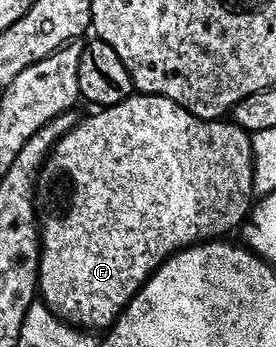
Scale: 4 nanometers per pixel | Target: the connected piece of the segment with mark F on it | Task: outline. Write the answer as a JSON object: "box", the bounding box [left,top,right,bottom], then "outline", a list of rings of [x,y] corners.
{"box":[37,92,254,331],"outline":[[[135,92],[128,99],[115,105],[108,105],[94,111],[91,117],[83,116],[77,125],[72,126],[51,149],[38,174],[37,183],[74,185],[74,205],[66,217],[57,217],[51,221],[40,221],[40,252],[38,254],[38,293],[41,300],[63,321],[87,331],[105,331],[113,325],[120,311],[134,298],[134,292],[149,279],[155,269],[164,261],[190,245],[204,241],[225,238],[234,228],[245,222],[251,208],[254,188],[252,187],[252,151],[250,150],[250,134],[233,120],[219,119],[205,121],[192,115],[180,103],[172,103],[172,99]]]}

